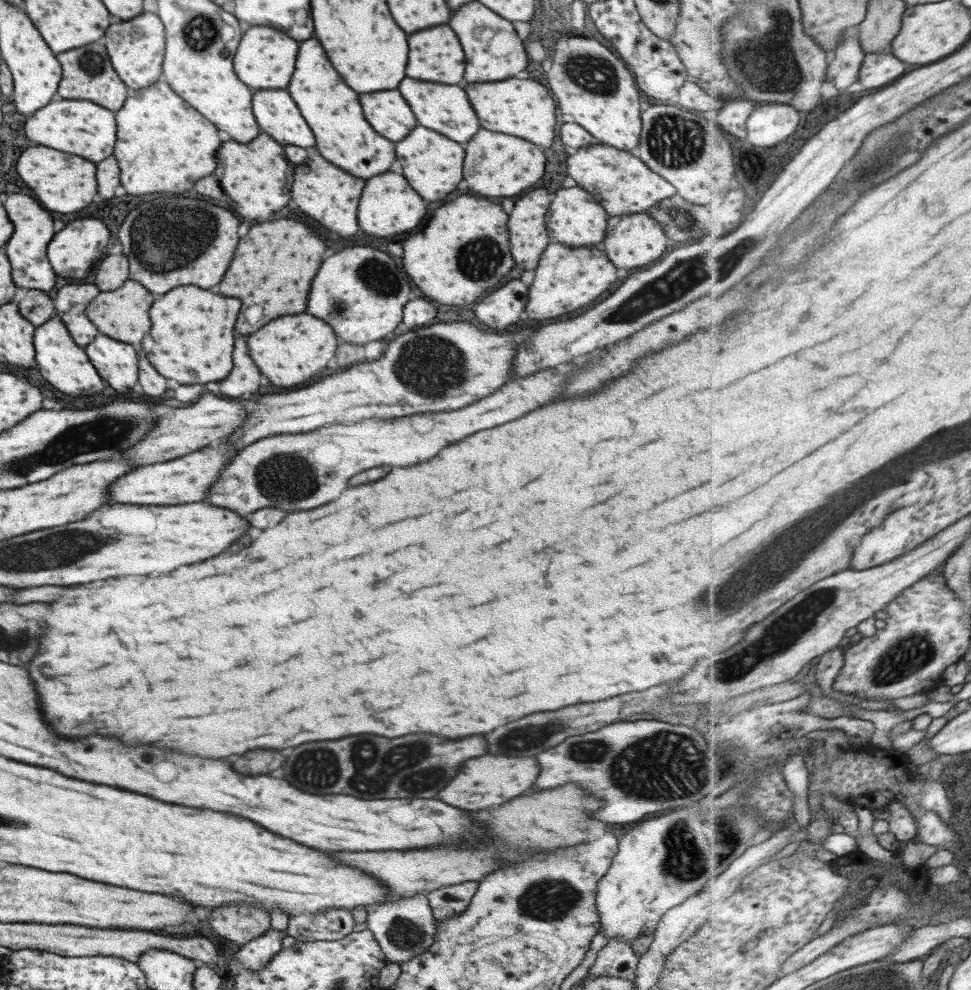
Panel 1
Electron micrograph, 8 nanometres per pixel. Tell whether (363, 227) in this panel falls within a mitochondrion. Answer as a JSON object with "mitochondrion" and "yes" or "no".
{"mitochondrion":"no"}

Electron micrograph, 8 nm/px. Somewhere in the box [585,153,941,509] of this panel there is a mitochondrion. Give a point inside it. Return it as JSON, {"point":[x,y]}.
{"point":[677,283]}

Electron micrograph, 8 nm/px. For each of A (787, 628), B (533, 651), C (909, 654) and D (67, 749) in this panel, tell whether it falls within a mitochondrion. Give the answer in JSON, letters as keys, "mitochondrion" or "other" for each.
{"A":"mitochondrion","B":"other","C":"mitochondrion","D":"other"}

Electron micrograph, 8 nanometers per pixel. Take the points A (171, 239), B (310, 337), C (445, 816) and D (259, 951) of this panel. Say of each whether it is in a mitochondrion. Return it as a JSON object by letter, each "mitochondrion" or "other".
{"A":"mitochondrion","B":"other","C":"other","D":"other"}

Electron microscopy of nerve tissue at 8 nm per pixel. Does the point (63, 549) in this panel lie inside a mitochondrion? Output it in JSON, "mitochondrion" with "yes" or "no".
{"mitochondrion":"yes"}

